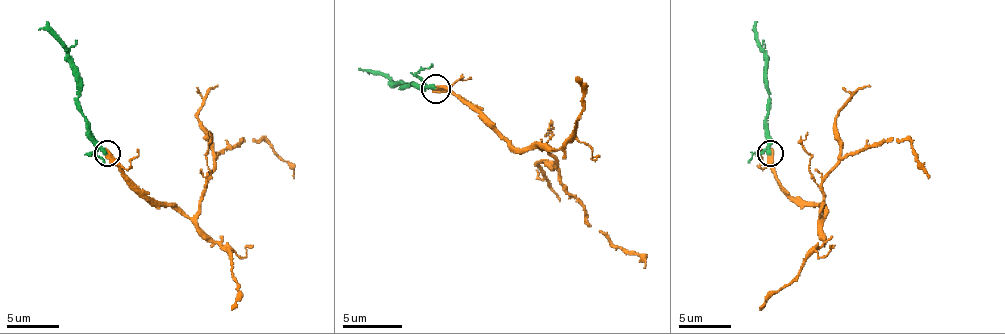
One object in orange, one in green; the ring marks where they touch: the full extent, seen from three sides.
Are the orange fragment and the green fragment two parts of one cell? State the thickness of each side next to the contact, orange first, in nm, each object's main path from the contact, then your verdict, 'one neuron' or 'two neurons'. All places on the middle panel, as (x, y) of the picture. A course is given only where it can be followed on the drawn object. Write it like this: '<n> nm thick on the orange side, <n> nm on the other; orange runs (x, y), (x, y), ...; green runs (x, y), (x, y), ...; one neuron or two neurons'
360 nm thick on the orange side, 200 nm on the other; orange runs (435, 89), (461, 95), (511, 146), (547, 149), (591, 225), (612, 243), (635, 252), (644, 267); green runs (435, 89), (393, 84), (367, 69), (358, 69); one neuron

